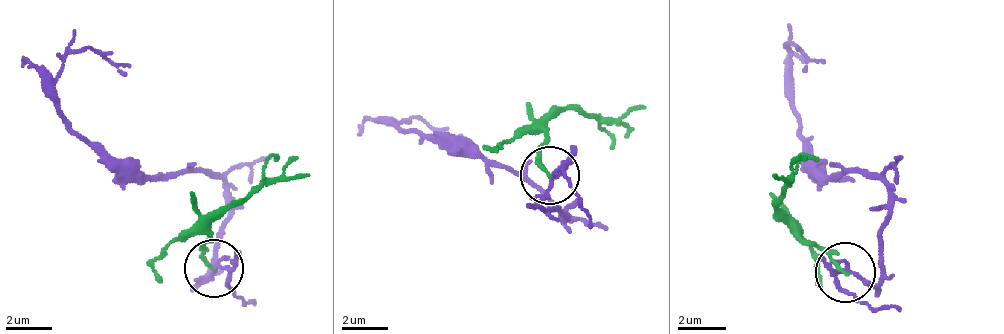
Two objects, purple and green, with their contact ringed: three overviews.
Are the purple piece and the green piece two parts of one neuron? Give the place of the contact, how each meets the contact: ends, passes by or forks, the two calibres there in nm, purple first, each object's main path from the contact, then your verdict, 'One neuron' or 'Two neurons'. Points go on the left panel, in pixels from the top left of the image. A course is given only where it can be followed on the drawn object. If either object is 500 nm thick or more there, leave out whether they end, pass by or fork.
Place: (214, 268). At the ring purple forks. At the ring green ends. Thickness 130 nm (purple) against 140 nm. Course of purple: (212, 269), (206, 281), (230, 188), (189, 170), (119, 170), (55, 95), (55, 72), (84, 48), (131, 66). Course of green: (212, 269), (206, 229), (230, 211), (270, 159), (276, 159). Two neurons

